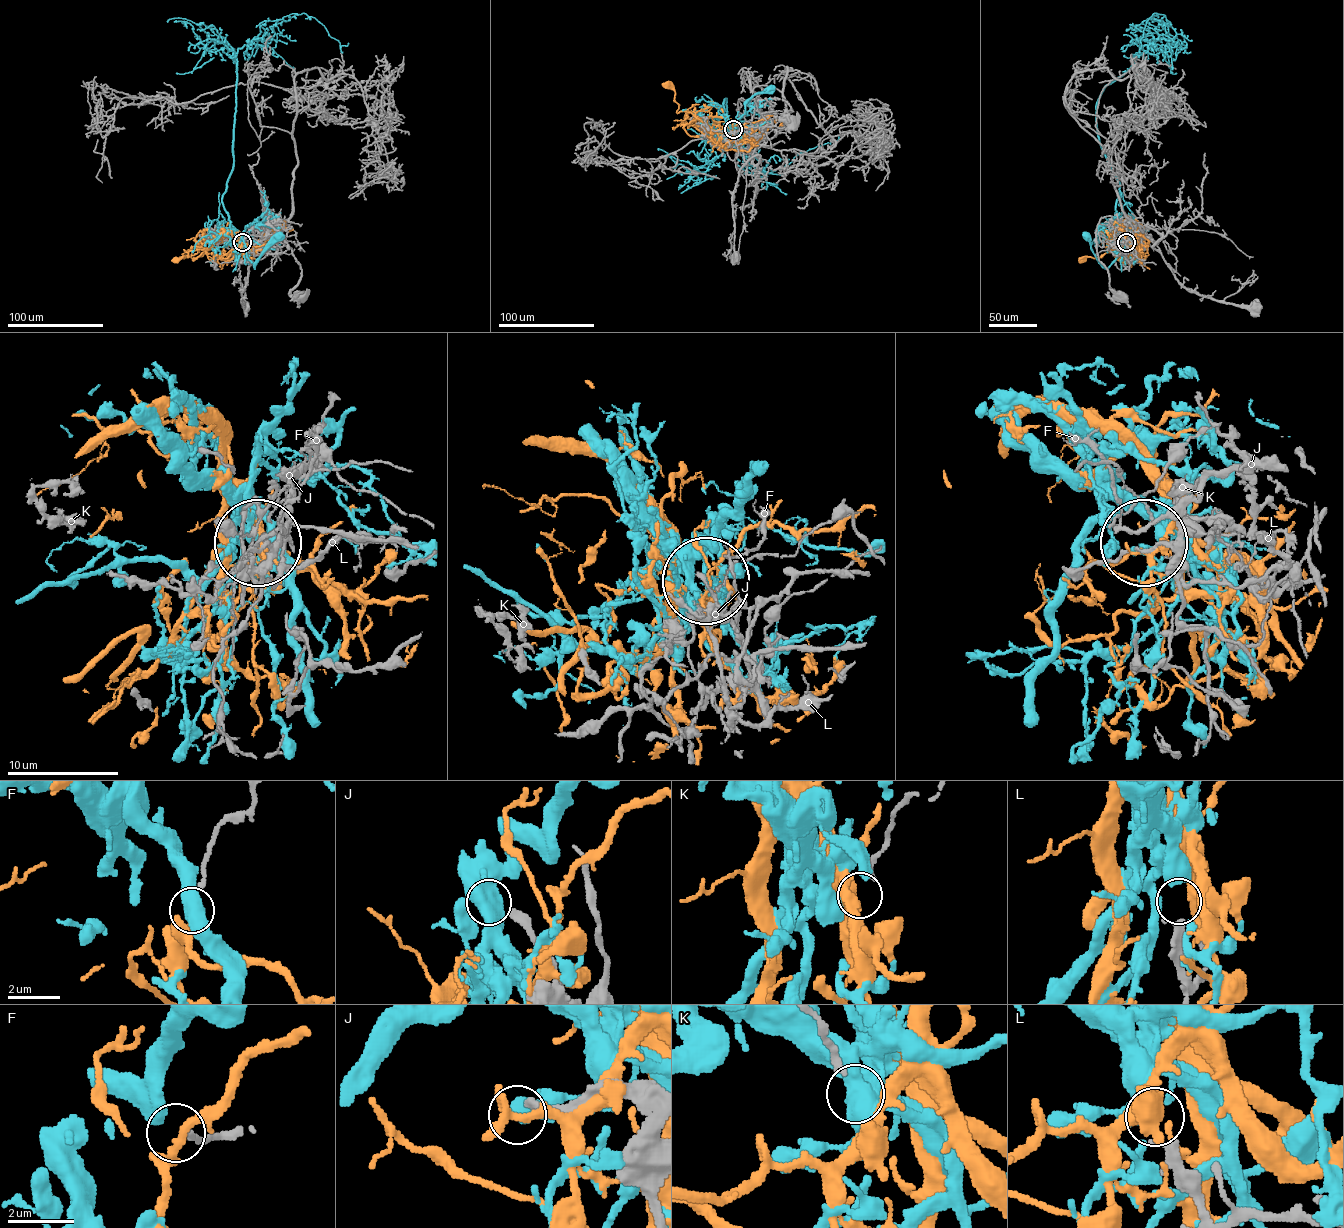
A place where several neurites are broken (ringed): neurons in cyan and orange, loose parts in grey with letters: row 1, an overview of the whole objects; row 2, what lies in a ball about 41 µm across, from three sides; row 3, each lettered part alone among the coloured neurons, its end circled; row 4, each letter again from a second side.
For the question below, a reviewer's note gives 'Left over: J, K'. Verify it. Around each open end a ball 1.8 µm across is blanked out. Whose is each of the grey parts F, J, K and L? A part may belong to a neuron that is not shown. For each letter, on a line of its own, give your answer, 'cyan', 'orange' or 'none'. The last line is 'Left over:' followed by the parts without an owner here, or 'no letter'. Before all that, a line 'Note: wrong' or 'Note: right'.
Note: right
F: orange
J: none
K: none
L: cyan
Left over: J, K

